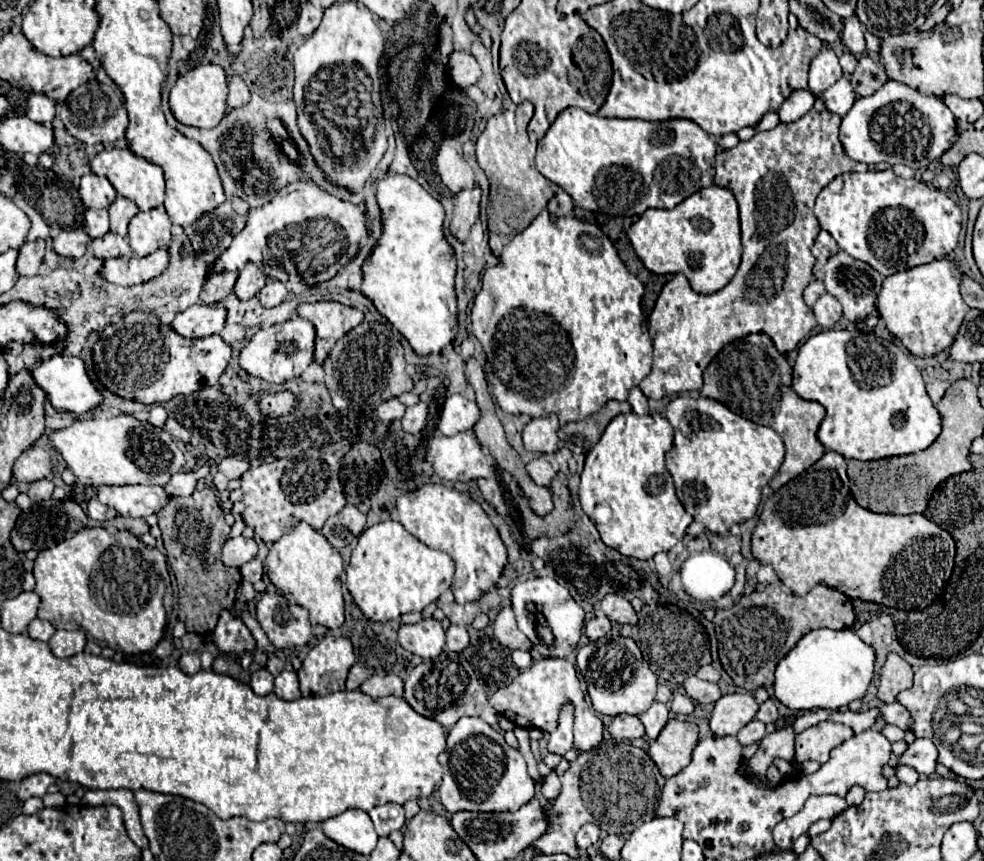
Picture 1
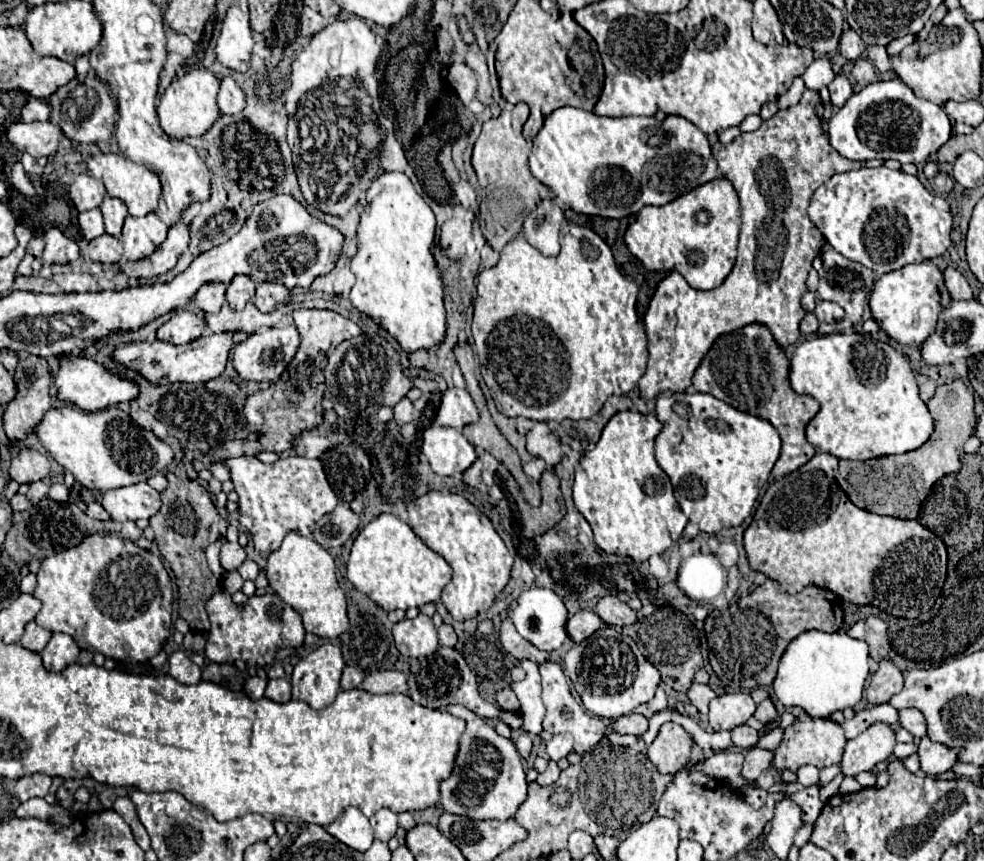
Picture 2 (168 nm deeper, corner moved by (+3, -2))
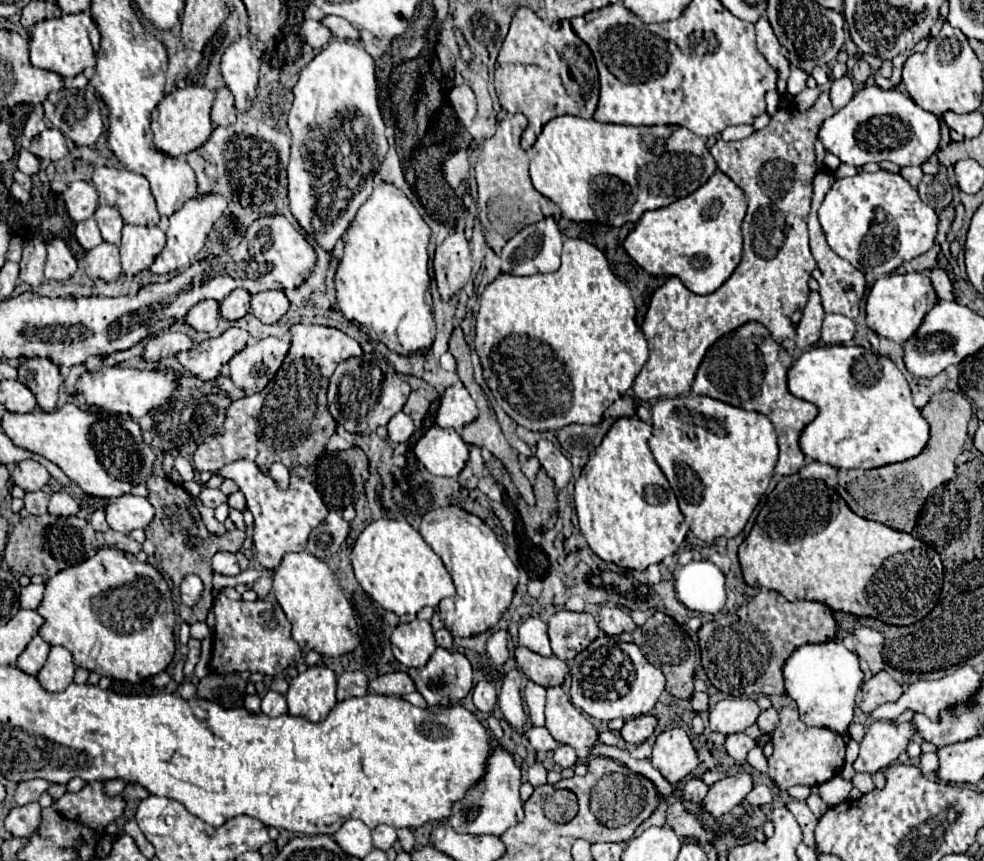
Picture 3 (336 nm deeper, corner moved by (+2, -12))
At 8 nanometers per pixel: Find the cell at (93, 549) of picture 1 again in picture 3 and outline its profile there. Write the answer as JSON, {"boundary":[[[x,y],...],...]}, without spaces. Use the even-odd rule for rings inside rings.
{"boundary":[[[100,549],[94,557],[86,559],[84,563],[56,573],[46,583],[44,601],[38,607],[38,613],[46,619],[40,629],[40,637],[48,645],[66,647],[72,653],[76,667],[96,671],[98,675],[106,675],[110,679],[138,685],[144,679],[162,673],[170,665],[176,651],[176,615],[168,583],[150,563],[140,563],[134,555],[118,549]]]}

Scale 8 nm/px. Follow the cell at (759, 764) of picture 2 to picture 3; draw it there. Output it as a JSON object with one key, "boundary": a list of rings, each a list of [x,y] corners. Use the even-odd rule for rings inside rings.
{"boundary":[[[738,773],[734,777],[726,777],[722,781],[716,781],[704,801],[700,803],[706,813],[710,813],[714,819],[730,813],[740,805],[740,801],[748,795],[752,789],[752,777],[748,773]]]}

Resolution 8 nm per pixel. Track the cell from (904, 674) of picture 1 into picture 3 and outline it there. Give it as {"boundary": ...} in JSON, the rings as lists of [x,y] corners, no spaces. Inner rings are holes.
{"boundary":[[[886,671],[876,673],[872,679],[862,683],[862,699],[860,699],[860,709],[864,713],[874,711],[878,705],[888,703],[888,701],[898,701],[898,697],[904,693],[902,685],[894,681]]]}

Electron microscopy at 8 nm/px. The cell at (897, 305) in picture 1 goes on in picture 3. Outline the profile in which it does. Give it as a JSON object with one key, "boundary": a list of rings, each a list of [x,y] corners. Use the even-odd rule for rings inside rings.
{"boundary":[[[922,273],[884,275],[876,279],[866,297],[866,323],[878,337],[904,343],[906,337],[914,335],[914,329],[918,329],[922,317],[934,307],[934,301],[938,301],[938,297],[926,275]]]}

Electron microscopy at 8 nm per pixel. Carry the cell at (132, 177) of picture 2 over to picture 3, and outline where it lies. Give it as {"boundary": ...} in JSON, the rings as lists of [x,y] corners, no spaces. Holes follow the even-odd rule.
{"boundary":[[[98,167],[94,169],[92,183],[100,201],[120,211],[124,223],[130,225],[158,225],[160,215],[156,211],[154,197],[146,177],[128,169]]]}

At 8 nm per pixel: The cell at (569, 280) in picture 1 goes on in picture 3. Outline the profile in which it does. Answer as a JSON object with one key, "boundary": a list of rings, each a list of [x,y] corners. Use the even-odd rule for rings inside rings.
{"boundary":[[[566,239],[564,241],[564,253],[562,253],[562,265],[558,271],[554,273],[546,273],[546,275],[534,275],[534,277],[510,277],[510,275],[498,275],[496,281],[492,281],[484,293],[480,295],[480,311],[476,317],[476,339],[474,339],[474,347],[476,353],[480,357],[480,363],[484,367],[484,379],[490,387],[490,391],[494,393],[498,405],[522,427],[530,429],[530,431],[552,431],[552,429],[562,429],[566,425],[572,423],[586,423],[586,425],[596,425],[598,421],[602,421],[602,413],[608,405],[612,405],[624,391],[628,391],[634,383],[634,377],[640,373],[640,369],[644,367],[646,359],[648,359],[648,343],[642,335],[642,331],[638,329],[636,321],[636,309],[634,309],[634,301],[630,295],[630,289],[612,273],[608,259],[604,257],[604,253],[582,241],[582,239]]]}

